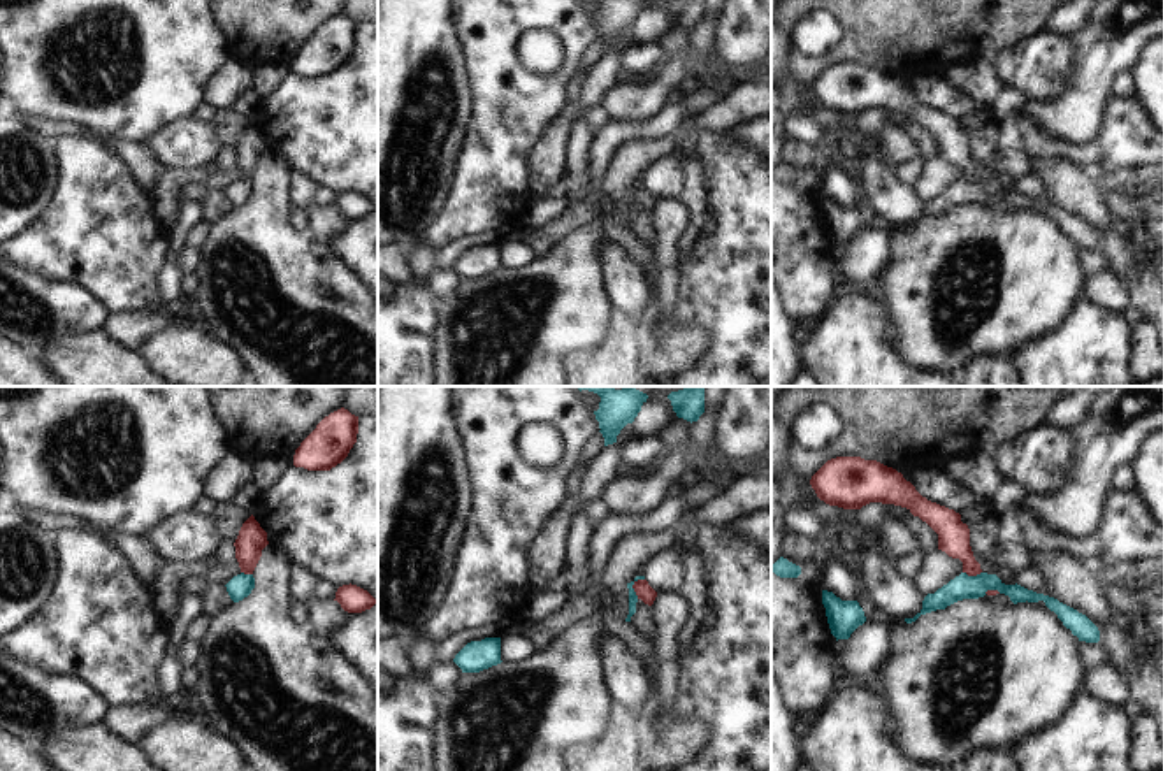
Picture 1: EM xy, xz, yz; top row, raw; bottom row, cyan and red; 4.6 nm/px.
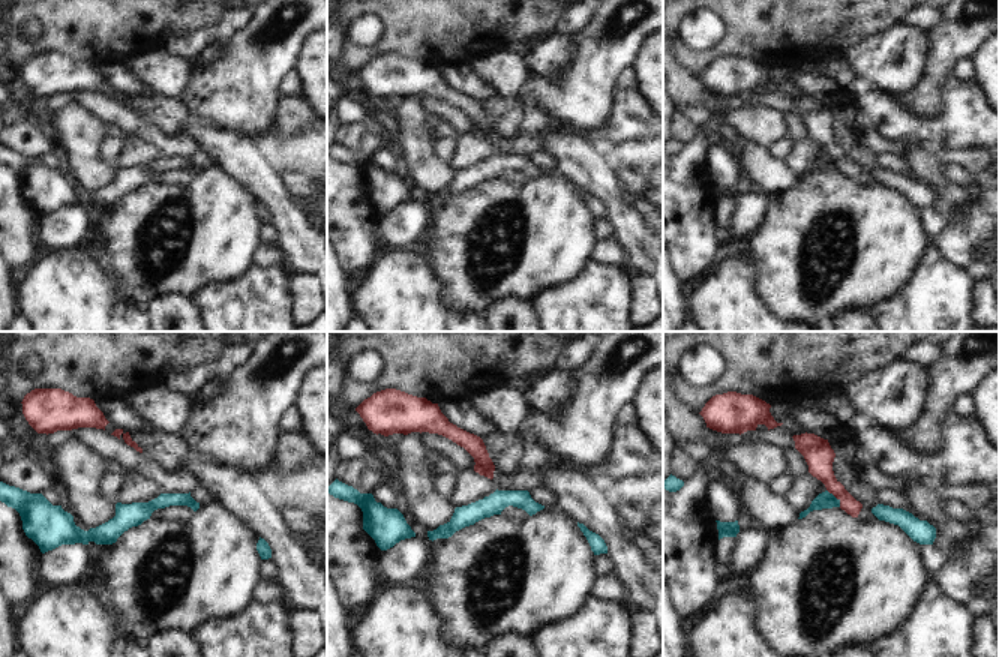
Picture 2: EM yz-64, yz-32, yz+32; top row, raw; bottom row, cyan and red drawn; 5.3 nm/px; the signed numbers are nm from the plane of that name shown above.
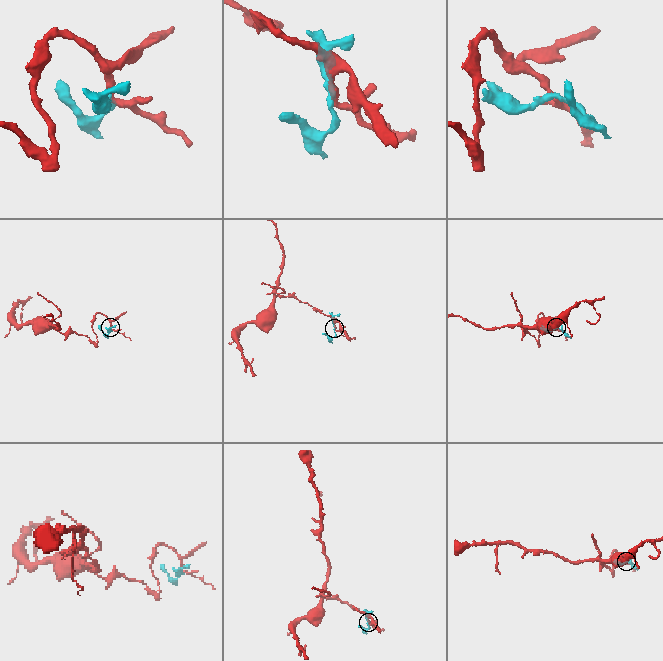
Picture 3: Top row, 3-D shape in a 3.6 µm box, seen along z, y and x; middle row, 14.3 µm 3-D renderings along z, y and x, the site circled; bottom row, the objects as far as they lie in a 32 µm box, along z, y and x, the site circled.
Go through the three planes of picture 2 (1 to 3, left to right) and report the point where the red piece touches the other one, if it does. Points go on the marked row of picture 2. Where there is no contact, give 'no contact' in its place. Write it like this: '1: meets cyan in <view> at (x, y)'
1: no contact
2: no contact
3: meets cyan in yz+32 at (836, 498)

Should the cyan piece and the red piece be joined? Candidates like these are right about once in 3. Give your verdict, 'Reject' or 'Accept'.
Reject

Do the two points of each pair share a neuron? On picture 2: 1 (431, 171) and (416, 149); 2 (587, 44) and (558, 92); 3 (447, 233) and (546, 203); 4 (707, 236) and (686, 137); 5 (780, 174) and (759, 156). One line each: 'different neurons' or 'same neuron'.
1: same neuron
2: same neuron
3: same neuron
4: different neurons
5: same neuron

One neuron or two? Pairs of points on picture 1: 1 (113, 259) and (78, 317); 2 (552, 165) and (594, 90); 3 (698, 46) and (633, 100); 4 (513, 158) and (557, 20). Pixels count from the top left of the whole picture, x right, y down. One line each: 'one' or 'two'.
1: two
2: one
3: one
4: one

